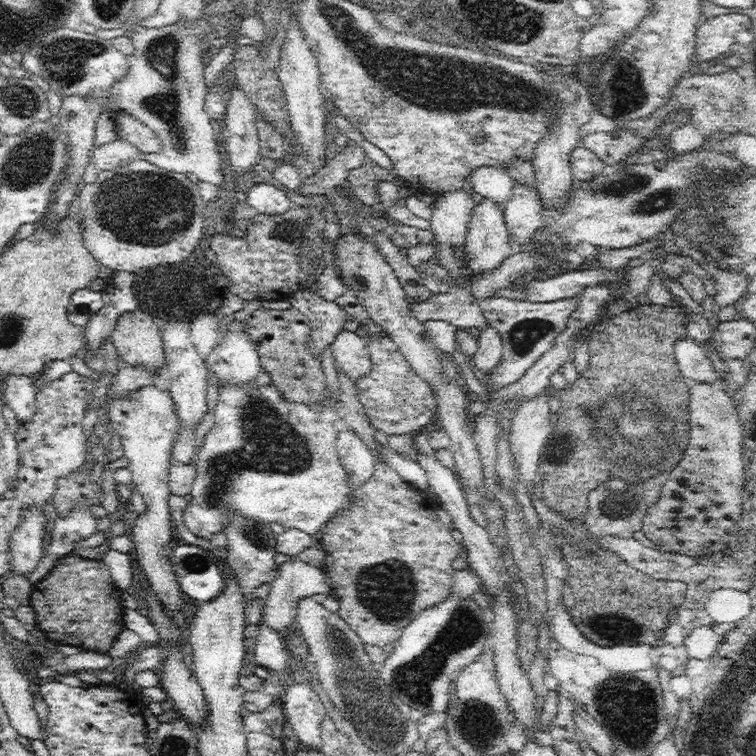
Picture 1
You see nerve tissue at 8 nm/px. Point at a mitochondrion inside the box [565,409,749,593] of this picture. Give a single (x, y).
(699, 472)

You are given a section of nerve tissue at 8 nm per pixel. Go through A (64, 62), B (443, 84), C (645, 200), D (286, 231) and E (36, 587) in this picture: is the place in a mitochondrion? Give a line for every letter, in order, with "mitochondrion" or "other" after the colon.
A: mitochondrion
B: mitochondrion
C: mitochondrion
D: mitochondrion
E: other

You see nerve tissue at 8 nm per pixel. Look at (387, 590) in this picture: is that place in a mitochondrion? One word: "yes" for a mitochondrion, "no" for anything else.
yes

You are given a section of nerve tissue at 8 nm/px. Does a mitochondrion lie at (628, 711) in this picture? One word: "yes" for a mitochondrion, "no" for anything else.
yes

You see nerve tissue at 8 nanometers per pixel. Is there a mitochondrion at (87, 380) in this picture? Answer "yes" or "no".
no

